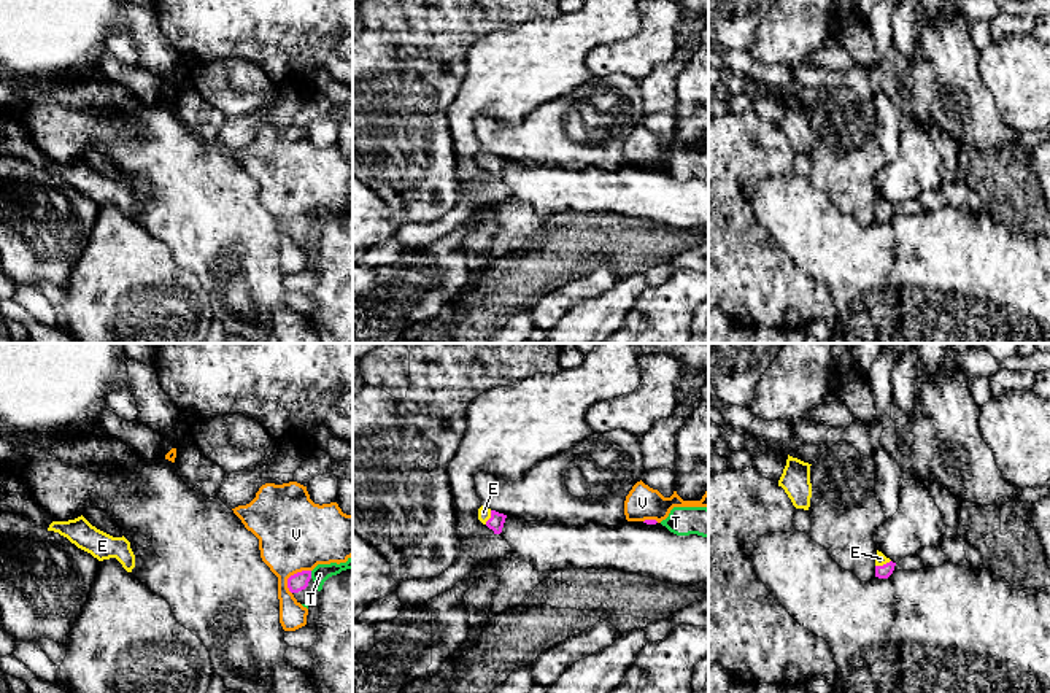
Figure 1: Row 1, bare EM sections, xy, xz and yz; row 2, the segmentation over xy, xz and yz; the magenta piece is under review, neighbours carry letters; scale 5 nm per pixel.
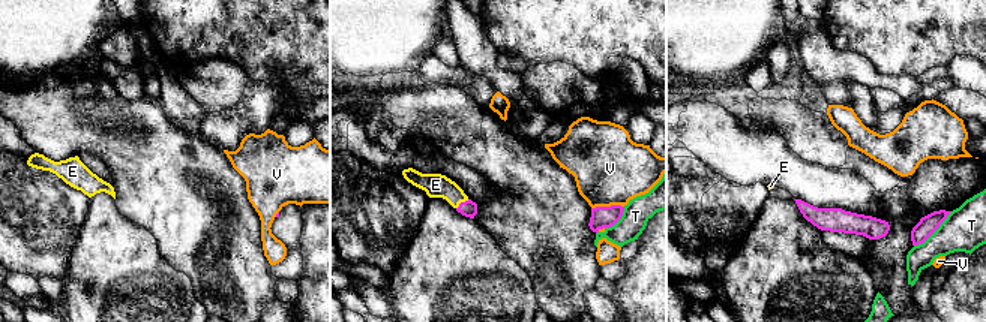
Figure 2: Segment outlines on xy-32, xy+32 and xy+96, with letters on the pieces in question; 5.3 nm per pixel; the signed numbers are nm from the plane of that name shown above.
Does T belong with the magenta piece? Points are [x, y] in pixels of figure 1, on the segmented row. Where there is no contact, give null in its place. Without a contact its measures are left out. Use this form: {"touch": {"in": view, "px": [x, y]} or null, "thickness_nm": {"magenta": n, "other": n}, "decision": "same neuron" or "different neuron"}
{"touch": {"in": "xy", "px": [310, 574]}, "thickness_nm": {"magenta": 90, "other": 90}, "decision": "different neuron"}

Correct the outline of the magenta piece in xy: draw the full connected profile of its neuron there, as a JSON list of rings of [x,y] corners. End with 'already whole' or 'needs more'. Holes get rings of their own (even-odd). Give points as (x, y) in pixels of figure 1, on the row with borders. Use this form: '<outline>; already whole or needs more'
[[[302,571],[288,579],[288,588],[300,604],[307,604],[308,607],[316,607],[319,604],[319,594],[315,588],[315,582],[311,579],[311,571]]]; needs more

